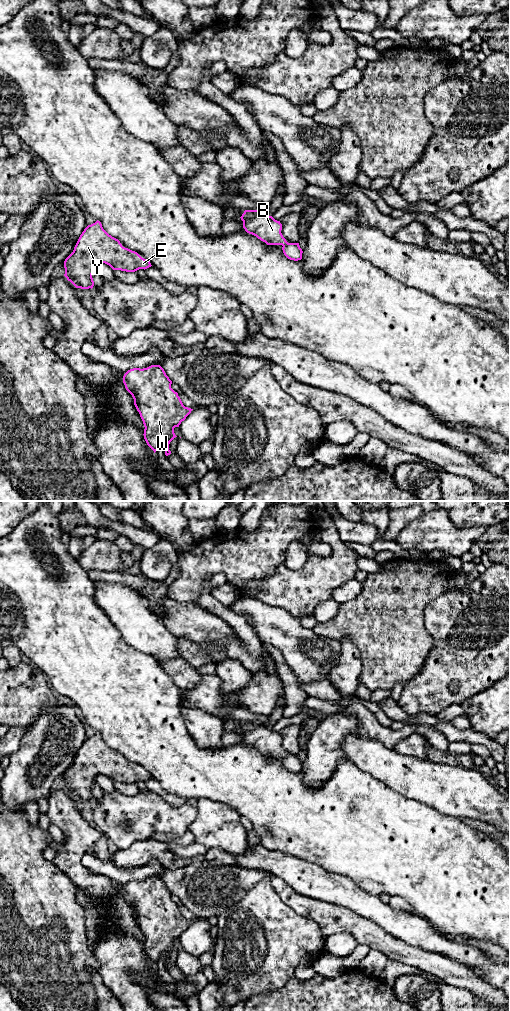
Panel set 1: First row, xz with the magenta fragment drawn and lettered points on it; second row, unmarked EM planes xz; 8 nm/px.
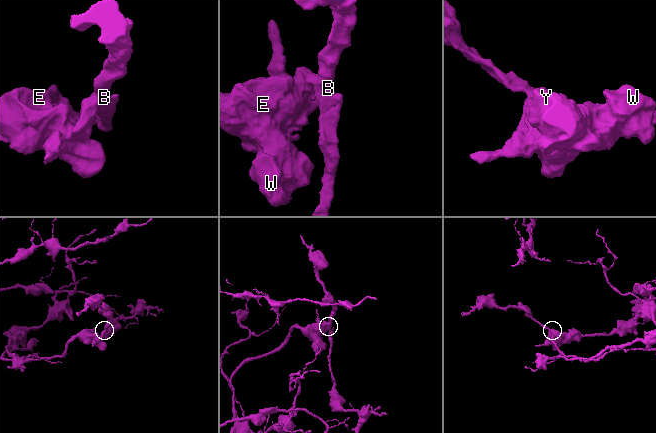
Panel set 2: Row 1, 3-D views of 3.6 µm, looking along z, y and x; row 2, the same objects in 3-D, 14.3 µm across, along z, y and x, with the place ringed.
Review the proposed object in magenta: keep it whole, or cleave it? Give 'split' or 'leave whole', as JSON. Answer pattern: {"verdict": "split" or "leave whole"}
{"verdict": "split"}

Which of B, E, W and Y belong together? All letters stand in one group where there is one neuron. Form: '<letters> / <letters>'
B / E W Y

